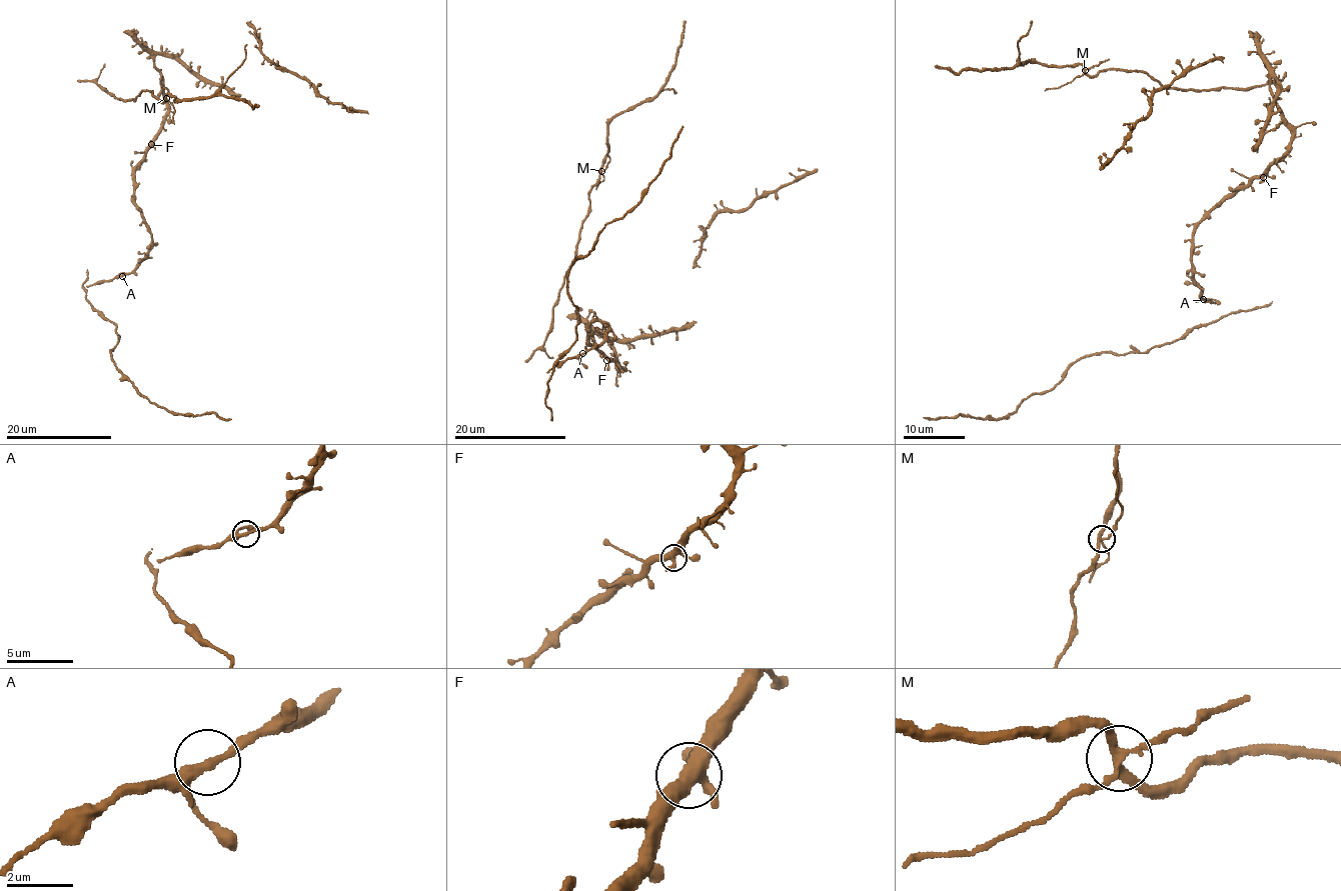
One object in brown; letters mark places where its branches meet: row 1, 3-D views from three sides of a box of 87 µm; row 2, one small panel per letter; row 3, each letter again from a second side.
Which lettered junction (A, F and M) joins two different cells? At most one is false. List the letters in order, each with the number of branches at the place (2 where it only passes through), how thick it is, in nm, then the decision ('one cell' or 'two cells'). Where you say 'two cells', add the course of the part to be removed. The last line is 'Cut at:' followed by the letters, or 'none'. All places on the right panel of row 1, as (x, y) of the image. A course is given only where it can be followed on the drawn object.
A: 4 | 240 nm | one cell
F: 4 | 400 nm | one cell
M: 4 | 240 nm | two cells | (1084, 71), (1071, 81), (1045, 91)
Cut at: M

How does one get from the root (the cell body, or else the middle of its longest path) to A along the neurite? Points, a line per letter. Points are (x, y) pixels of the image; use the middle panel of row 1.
A: (607, 356), (588, 341), (589, 325), (598, 320), (608, 325), (607, 336), (601, 343), (582, 353)

